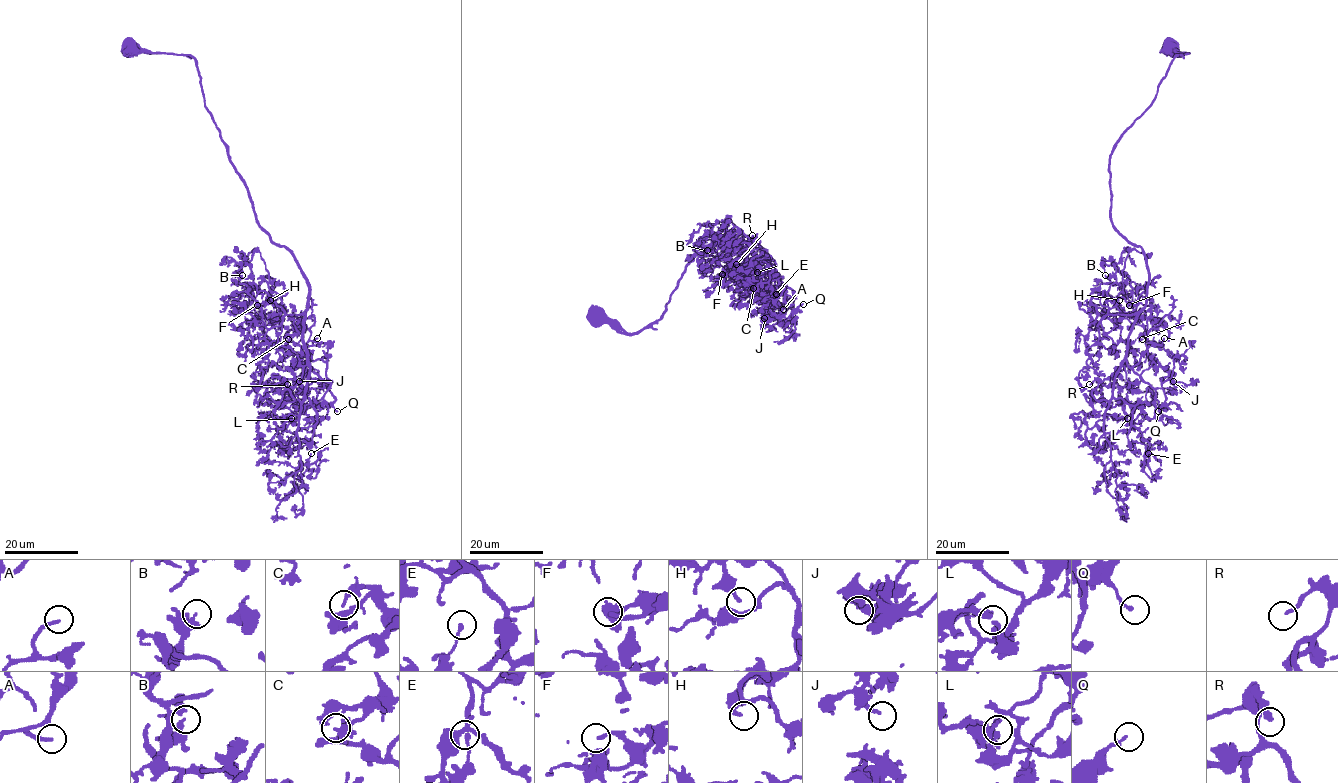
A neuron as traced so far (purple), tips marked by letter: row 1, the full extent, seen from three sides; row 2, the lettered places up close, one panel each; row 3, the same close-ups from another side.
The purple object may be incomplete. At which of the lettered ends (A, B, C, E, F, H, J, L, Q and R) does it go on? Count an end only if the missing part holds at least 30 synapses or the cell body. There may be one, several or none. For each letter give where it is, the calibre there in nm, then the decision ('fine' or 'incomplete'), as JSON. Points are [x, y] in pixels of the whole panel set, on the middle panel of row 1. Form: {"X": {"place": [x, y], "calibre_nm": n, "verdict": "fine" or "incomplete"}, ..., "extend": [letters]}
{"A": {"place": [783, 309], "calibre_nm": 170, "verdict": "incomplete"}, "B": {"place": [707, 250], "calibre_nm": 180, "verdict": "fine"}, "C": {"place": [753, 288], "calibre_nm": 240, "verdict": "fine"}, "E": {"place": [776, 294], "calibre_nm": 180, "verdict": "fine"}, "F": {"place": [722, 274], "calibre_nm": 160, "verdict": "fine"}, "H": {"place": [736, 264], "calibre_nm": 240, "verdict": "fine"}, "J": {"place": [764, 318], "calibre_nm": 170, "verdict": "fine"}, "L": {"place": [757, 272], "calibre_nm": 130, "verdict": "fine"}, "Q": {"place": [803, 304], "calibre_nm": 180, "verdict": "fine"}, "R": {"place": [752, 235], "calibre_nm": 240, "verdict": "fine"}, "extend": ["A"]}

